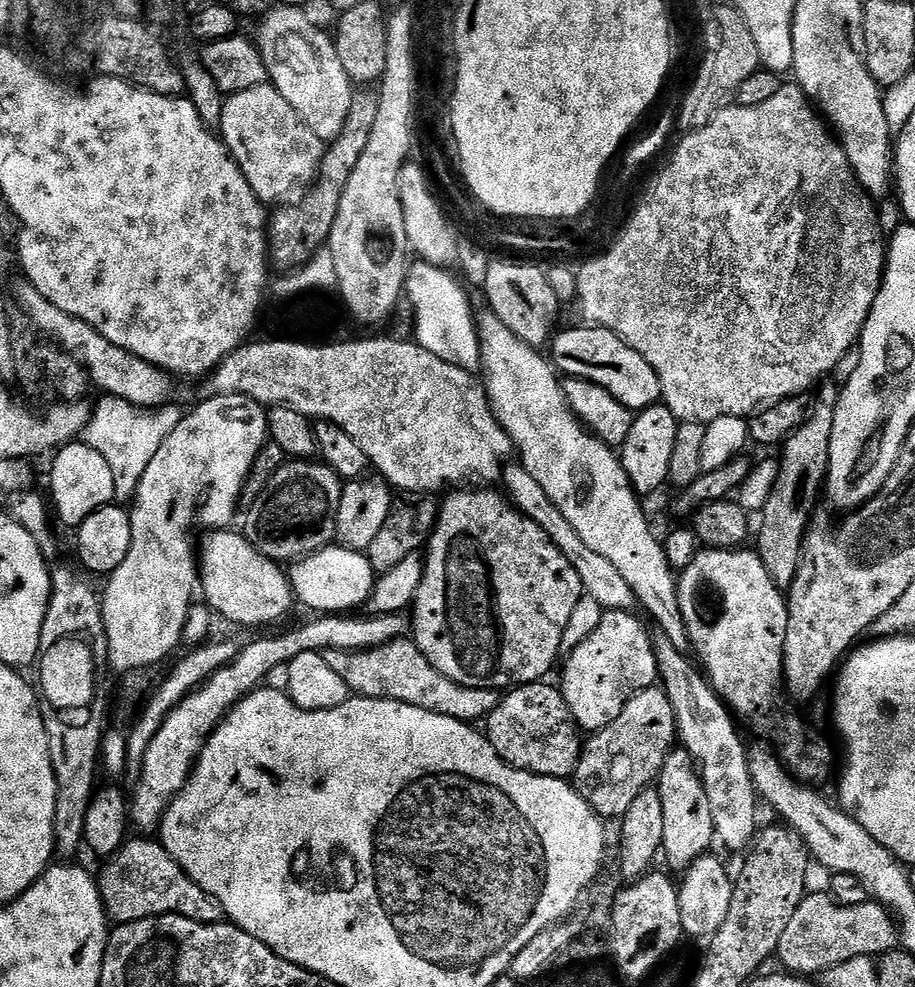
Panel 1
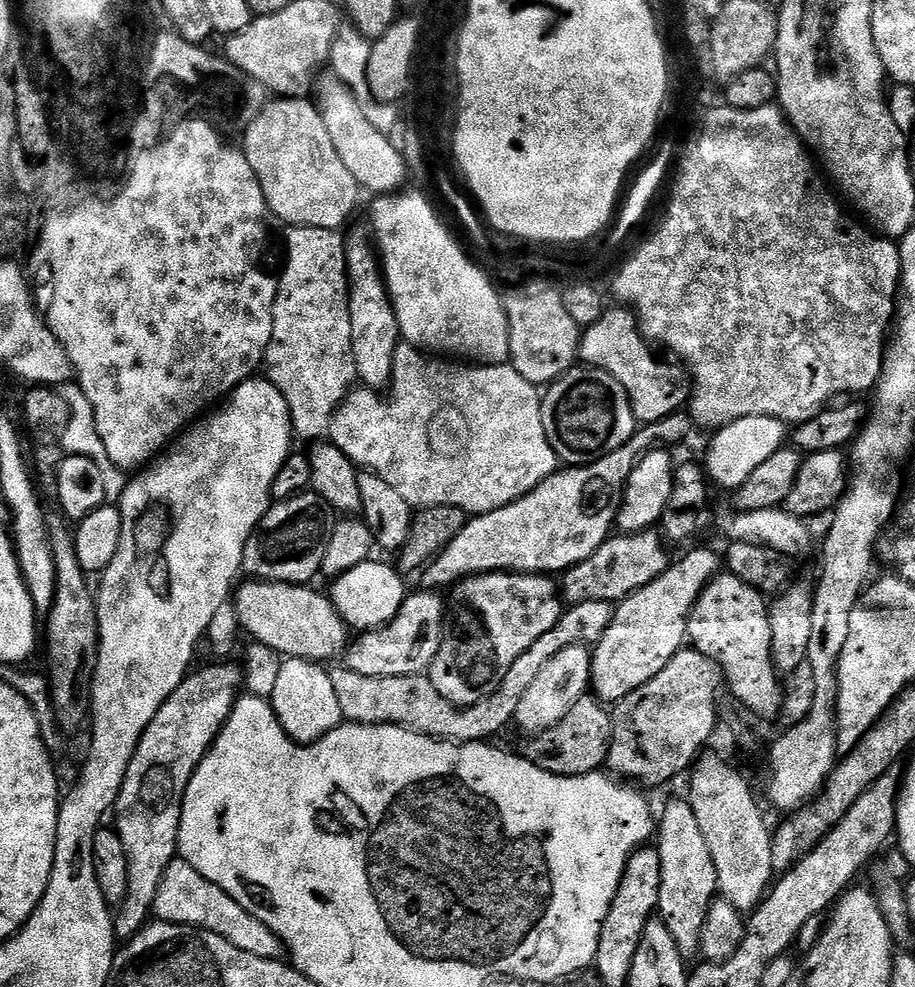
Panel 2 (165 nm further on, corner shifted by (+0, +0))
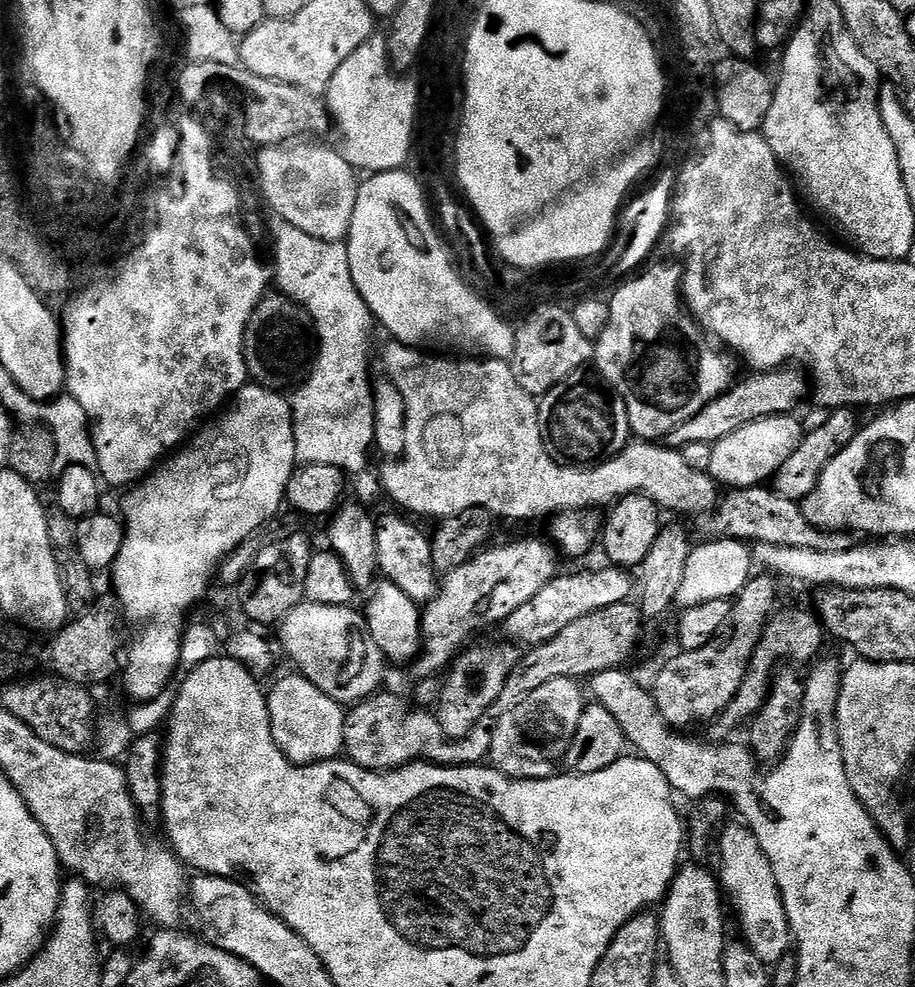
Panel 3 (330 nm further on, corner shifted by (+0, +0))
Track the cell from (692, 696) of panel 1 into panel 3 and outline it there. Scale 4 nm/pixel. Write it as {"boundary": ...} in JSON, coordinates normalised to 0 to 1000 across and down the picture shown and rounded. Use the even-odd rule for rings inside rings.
{"boundary":[[[796,837],[787,844],[785,891],[798,916],[800,911],[800,916],[804,919],[804,928],[813,939],[812,955],[816,956],[824,967],[828,967],[828,971],[836,979],[847,979],[862,968],[861,959],[867,959],[866,940],[861,936],[857,911],[852,909],[846,881],[828,849],[817,838],[808,838]]]}

